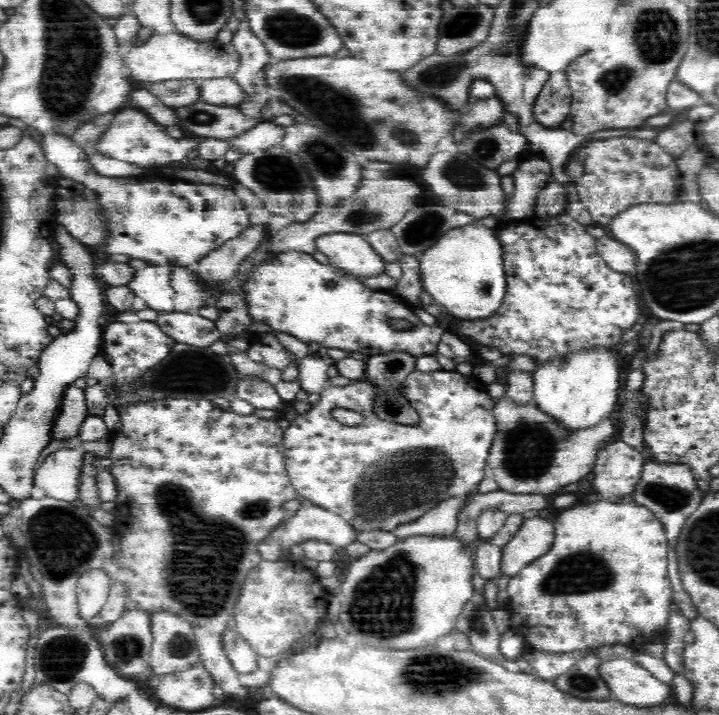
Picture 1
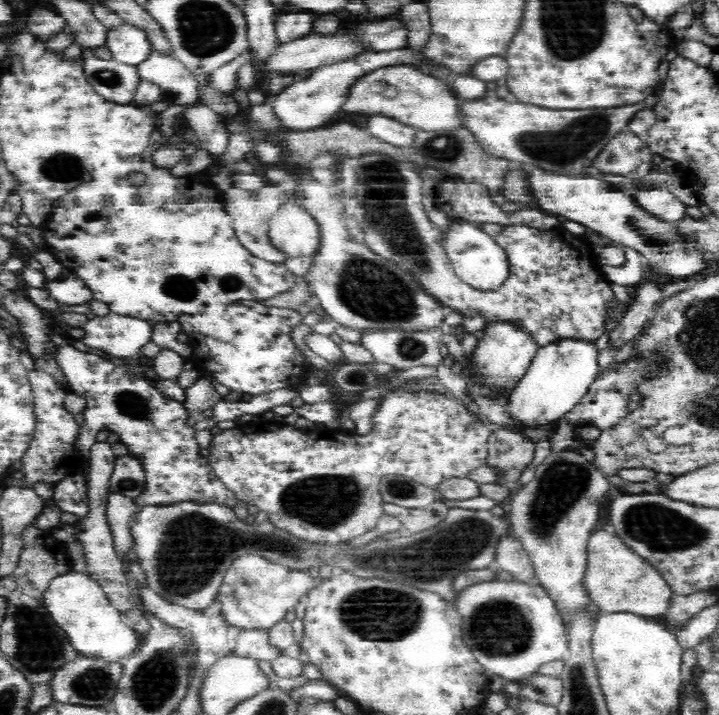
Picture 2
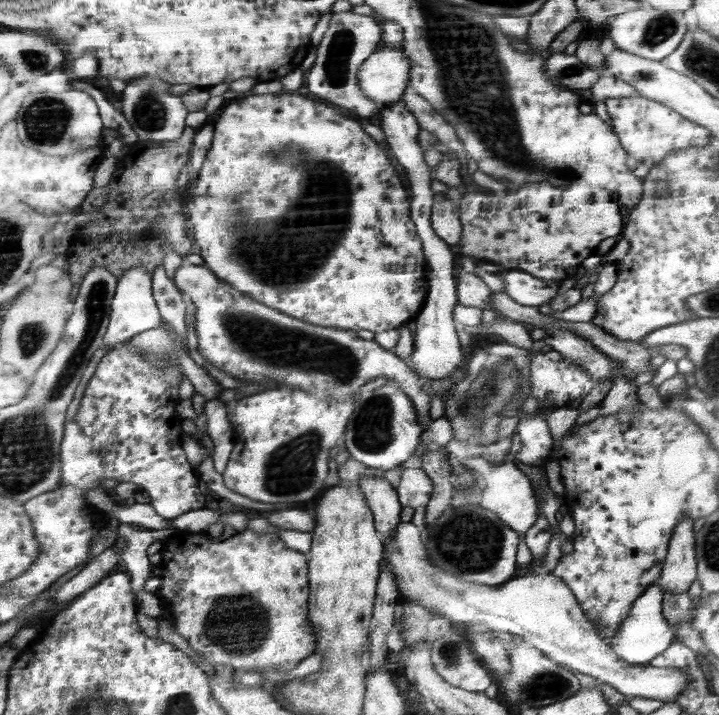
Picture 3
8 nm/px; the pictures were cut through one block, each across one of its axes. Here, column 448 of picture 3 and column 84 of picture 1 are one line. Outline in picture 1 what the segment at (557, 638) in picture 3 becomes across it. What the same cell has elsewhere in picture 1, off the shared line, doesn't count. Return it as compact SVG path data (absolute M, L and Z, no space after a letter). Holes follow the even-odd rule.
M94 568L81 574L76 586L80 616L89 622L106 604L110 581L107 572Z

